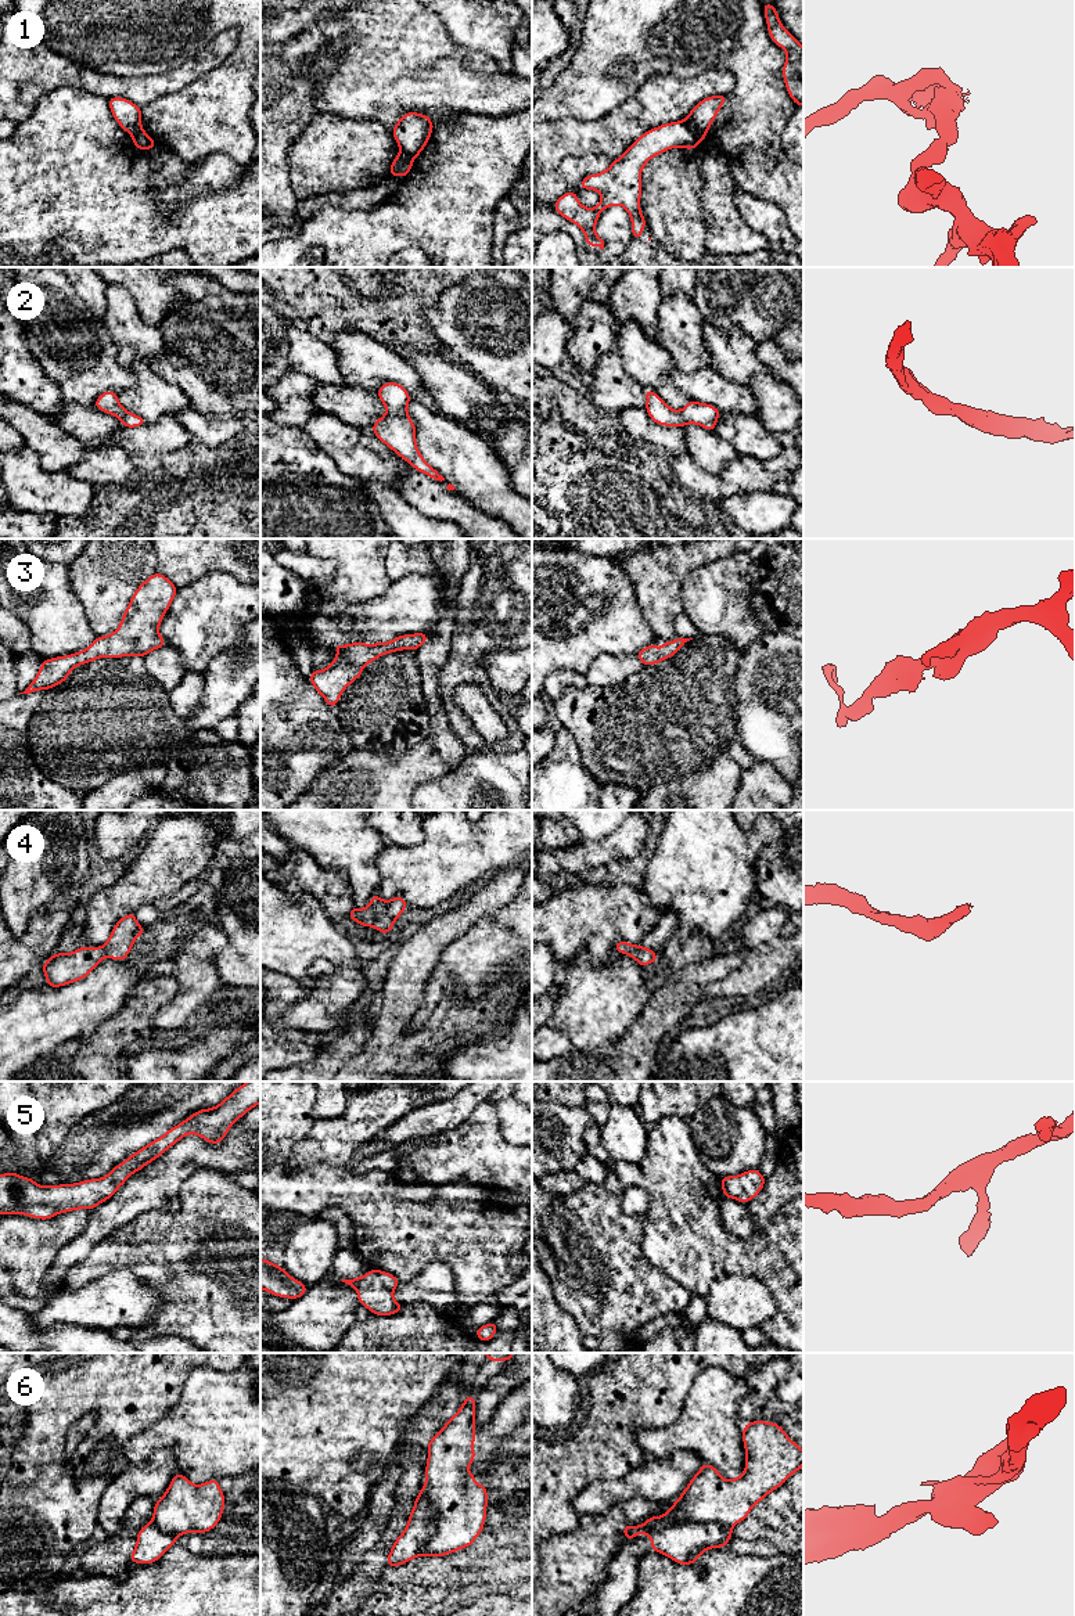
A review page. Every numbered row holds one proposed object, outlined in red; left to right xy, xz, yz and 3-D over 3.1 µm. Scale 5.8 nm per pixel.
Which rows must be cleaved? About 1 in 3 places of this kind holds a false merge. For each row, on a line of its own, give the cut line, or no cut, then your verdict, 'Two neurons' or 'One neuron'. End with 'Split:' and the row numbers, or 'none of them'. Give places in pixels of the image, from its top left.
1: Split along yz (683, 121), (701, 140). Two neurons
2: No split. One neuron
3: No split. One neuron
4: No split. One neuron
5: No split. One neuron
6: Split along yz (730, 1529), (725, 1529), (714, 1522), (679, 1522), (646, 1533). Two neurons
Split: 1, 6

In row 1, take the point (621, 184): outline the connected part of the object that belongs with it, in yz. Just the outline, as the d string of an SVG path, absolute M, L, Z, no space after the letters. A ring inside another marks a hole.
M684 120L650 129L612 161L607 170L589 174L579 183L580 188L601 194L596 208L585 208L574 191L567 191L551 206L583 231L587 248L598 245L604 249L604 241L596 234L596 223L601 210L614 205L621 205L628 210L632 220L632 237L640 240L647 226L640 209L643 168L661 152L670 148L693 150L700 143L695 130Z

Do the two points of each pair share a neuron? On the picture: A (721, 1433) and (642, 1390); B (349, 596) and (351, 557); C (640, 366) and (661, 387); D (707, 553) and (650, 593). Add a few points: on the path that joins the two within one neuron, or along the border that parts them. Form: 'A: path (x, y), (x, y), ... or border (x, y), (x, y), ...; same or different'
A: border (694, 1381), (679, 1417), (673, 1422), (654, 1428); different
B: path (349, 586), (351, 567); same
C: path (646, 371), (655, 381); same
D: path (693, 554), (664, 579); same

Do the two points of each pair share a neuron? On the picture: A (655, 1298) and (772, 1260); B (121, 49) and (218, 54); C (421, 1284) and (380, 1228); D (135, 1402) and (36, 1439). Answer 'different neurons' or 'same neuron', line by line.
A: different neurons
B: different neurons
C: different neurons
D: same neuron

